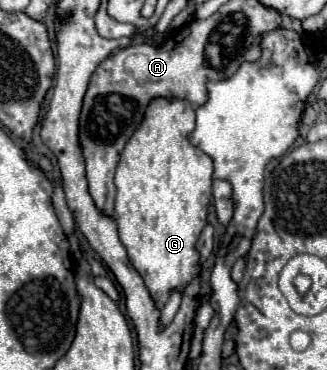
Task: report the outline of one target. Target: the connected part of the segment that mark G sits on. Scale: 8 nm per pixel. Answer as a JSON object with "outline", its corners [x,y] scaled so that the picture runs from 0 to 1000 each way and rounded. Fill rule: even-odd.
{"outline":[[[474,262],[456,273],[443,311],[394,370],[358,462],[352,462],[352,592],[364,614],[364,646],[394,684],[394,705],[413,716],[425,743],[437,749],[456,792],[468,797],[480,830],[492,835],[523,786],[560,786],[590,743],[609,738],[609,684],[596,678],[596,651],[615,619],[633,603],[633,565],[645,543],[645,473],[651,441],[645,430],[596,403],[572,365],[596,343],[596,295],[572,268],[541,262]]]}

